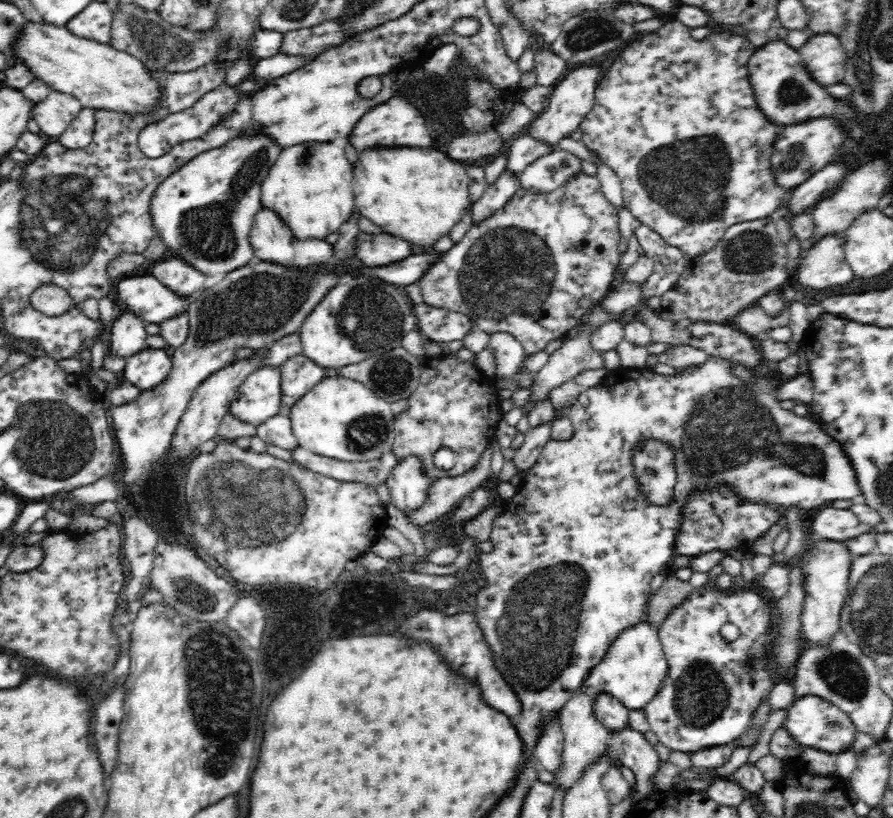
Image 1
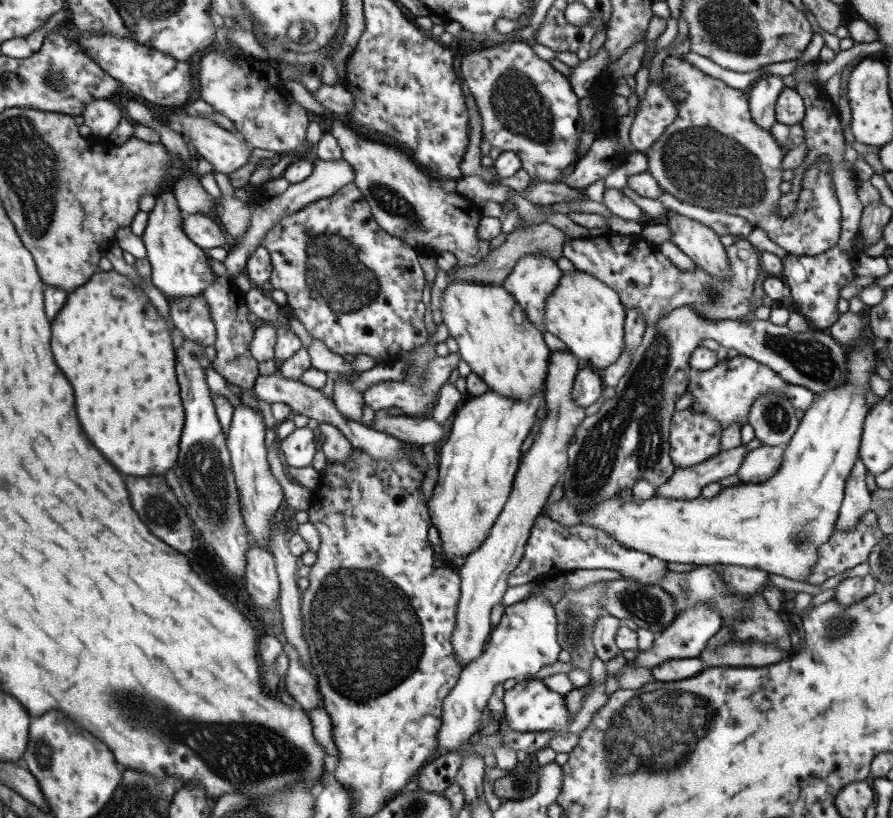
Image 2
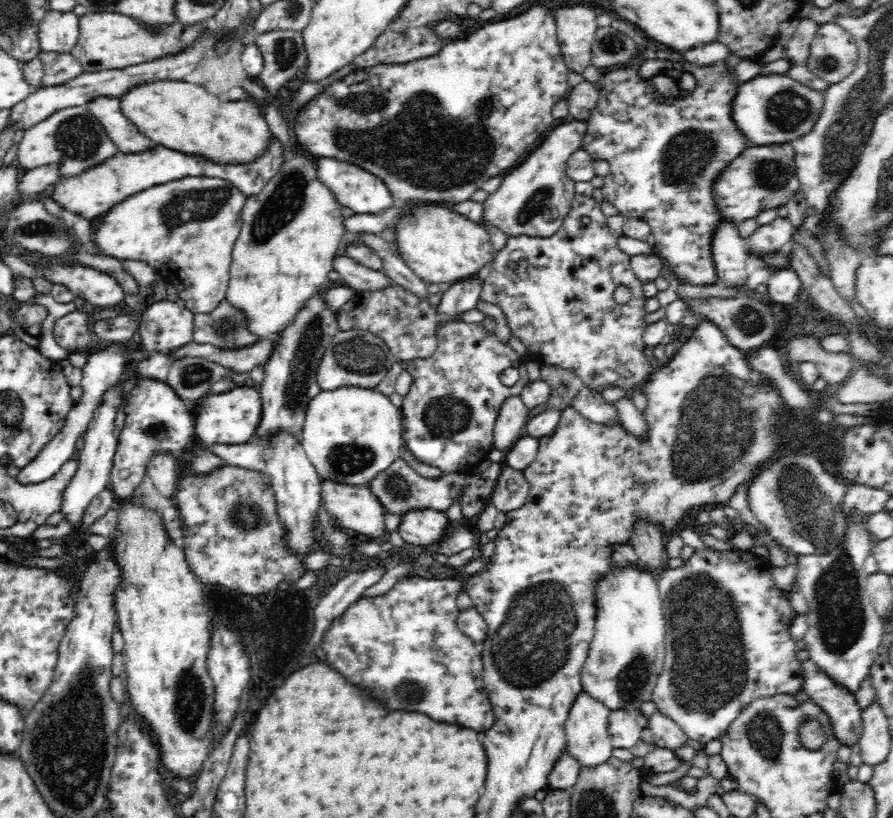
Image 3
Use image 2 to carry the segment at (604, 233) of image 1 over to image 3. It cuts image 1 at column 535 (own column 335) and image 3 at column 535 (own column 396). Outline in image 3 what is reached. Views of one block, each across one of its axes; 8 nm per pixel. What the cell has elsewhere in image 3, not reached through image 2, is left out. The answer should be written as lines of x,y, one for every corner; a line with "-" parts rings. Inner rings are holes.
576,193
573,208
566,216
562,226
560,226
560,230
556,234
548,236
548,238
534,238
526,235
508,237
505,247
494,254
494,260
490,264
488,273
482,280
480,300
490,301
490,303
502,309
506,321
510,325
510,333
521,340
528,354
534,356
543,364
548,363
560,366
568,371
574,371
581,378
583,384
592,390
602,392
608,386
620,386
620,389
624,388
626,390
634,388
634,386
644,384
648,376
654,372
650,358
644,356
644,350
646,350
647,345
642,339
642,334
644,334
647,326
646,322
644,322
644,316
647,314
644,309
644,302
646,302
647,298
644,297
643,282
638,279
632,270
631,256
620,251
618,237
610,230
600,204
592,196
584,196
-
621,284
627,286
632,292
630,300
624,304
618,304
618,302
614,301
612,295
614,289

